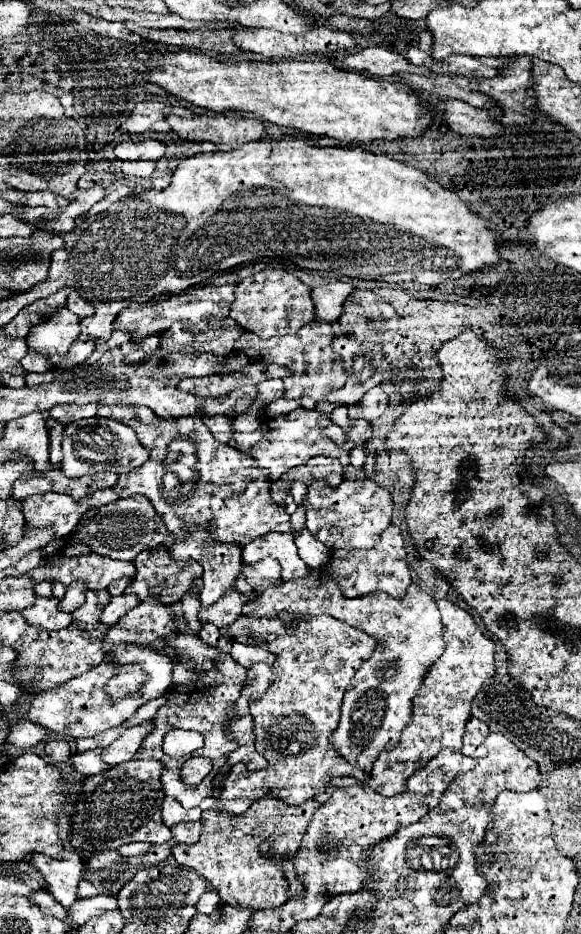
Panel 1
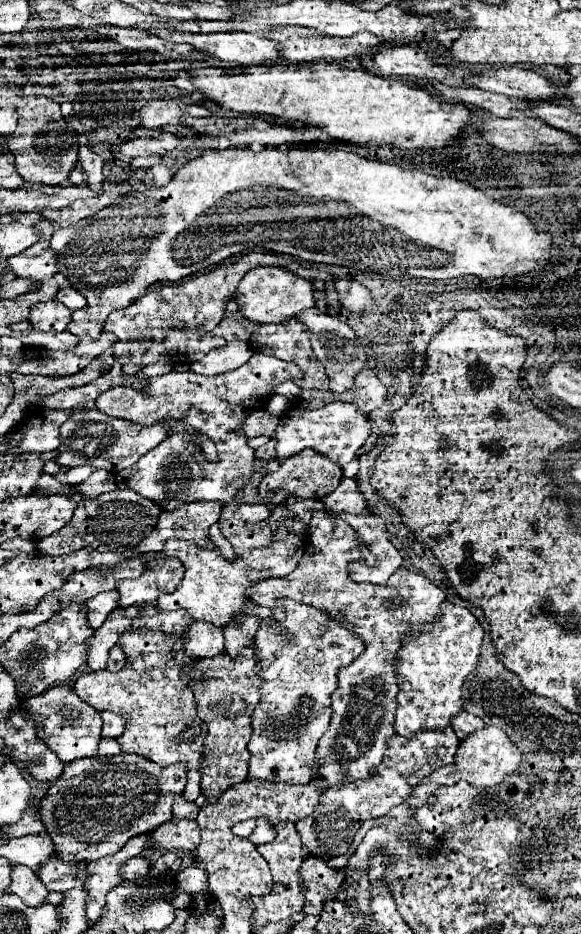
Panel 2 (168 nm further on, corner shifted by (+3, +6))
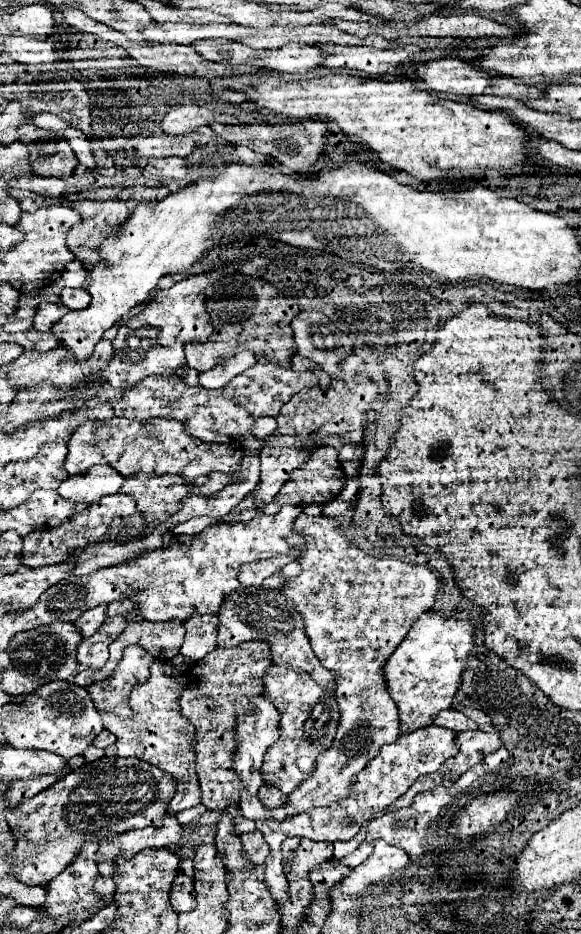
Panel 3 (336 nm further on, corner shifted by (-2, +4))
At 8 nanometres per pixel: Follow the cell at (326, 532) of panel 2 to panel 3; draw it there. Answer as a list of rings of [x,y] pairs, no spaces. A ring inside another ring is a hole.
[[[299,514],[295,520],[295,528],[303,530],[307,552],[299,560],[301,562],[301,574],[281,586],[281,596],[293,602],[295,610],[301,614],[307,638],[311,640],[311,648],[315,656],[321,660],[321,664],[335,672],[337,676],[337,704],[339,704],[339,726],[337,734],[333,738],[333,744],[329,750],[321,752],[315,762],[315,772],[311,778],[303,780],[303,784],[289,794],[289,804],[271,812],[267,810],[256,796],[241,796],[239,806],[242,815],[249,820],[275,818],[285,820],[295,814],[307,812],[309,808],[327,806],[331,802],[343,800],[349,796],[349,790],[353,786],[353,778],[367,766],[369,760],[373,760],[381,746],[391,744],[397,740],[399,732],[399,712],[397,704],[389,694],[389,688],[383,680],[383,664],[389,660],[389,656],[395,652],[395,648],[401,644],[409,628],[415,624],[415,620],[433,608],[437,596],[439,596],[439,580],[437,576],[425,568],[425,566],[413,566],[407,562],[401,562],[397,558],[375,558],[369,556],[363,548],[359,548],[347,534],[345,528],[339,524],[337,518],[327,516],[307,516]]]

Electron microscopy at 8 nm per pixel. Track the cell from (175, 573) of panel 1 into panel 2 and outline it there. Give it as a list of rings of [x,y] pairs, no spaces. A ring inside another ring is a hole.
[[[144,554],[148,556],[150,564],[148,564],[148,570],[136,578],[136,580],[122,580],[122,582],[116,582],[116,590],[120,594],[118,598],[118,606],[126,608],[126,606],[132,606],[132,604],[154,604],[154,600],[160,596],[160,594],[166,594],[166,592],[174,592],[174,588],[180,584],[182,576],[184,576],[184,566],[182,562],[178,562],[176,558],[156,558],[156,554]]]

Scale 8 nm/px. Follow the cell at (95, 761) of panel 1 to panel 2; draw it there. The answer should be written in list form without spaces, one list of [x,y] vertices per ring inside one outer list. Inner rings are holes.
[[[52,686],[50,690],[26,698],[20,702],[18,712],[26,714],[26,718],[34,720],[36,726],[42,726],[42,732],[38,732],[38,740],[42,740],[50,750],[60,756],[64,764],[76,760],[76,758],[86,758],[86,756],[96,756],[98,754],[98,742],[100,742],[100,730],[102,730],[102,720],[100,712],[88,706],[84,700],[78,698],[74,688],[70,686]]]

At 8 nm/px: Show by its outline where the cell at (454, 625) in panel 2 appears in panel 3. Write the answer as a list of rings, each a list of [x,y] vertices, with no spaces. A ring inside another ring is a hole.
[[[433,610],[417,618],[405,640],[397,646],[383,668],[389,692],[397,700],[403,734],[433,724],[441,710],[451,708],[473,648],[475,626],[471,620],[445,616]]]

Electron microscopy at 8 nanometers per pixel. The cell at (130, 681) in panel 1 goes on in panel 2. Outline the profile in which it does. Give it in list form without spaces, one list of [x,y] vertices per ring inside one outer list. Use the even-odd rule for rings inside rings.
[[[154,630],[126,632],[122,634],[120,644],[130,662],[118,672],[102,670],[102,672],[82,674],[76,680],[74,690],[84,702],[88,702],[100,712],[104,710],[112,712],[112,706],[120,706],[116,712],[126,718],[126,730],[122,732],[122,736],[116,738],[122,752],[144,756],[160,766],[184,762],[188,784],[182,795],[185,799],[194,802],[198,794],[201,794],[198,758],[202,756],[202,748],[204,748],[204,738],[202,738],[204,722],[196,716],[196,704],[192,698],[192,690],[188,688],[190,672],[194,670],[196,660],[190,660],[184,654],[184,642],[186,642],[184,636],[180,640],[168,640],[166,634]],[[192,726],[200,728],[196,740],[176,742],[176,734]]]

